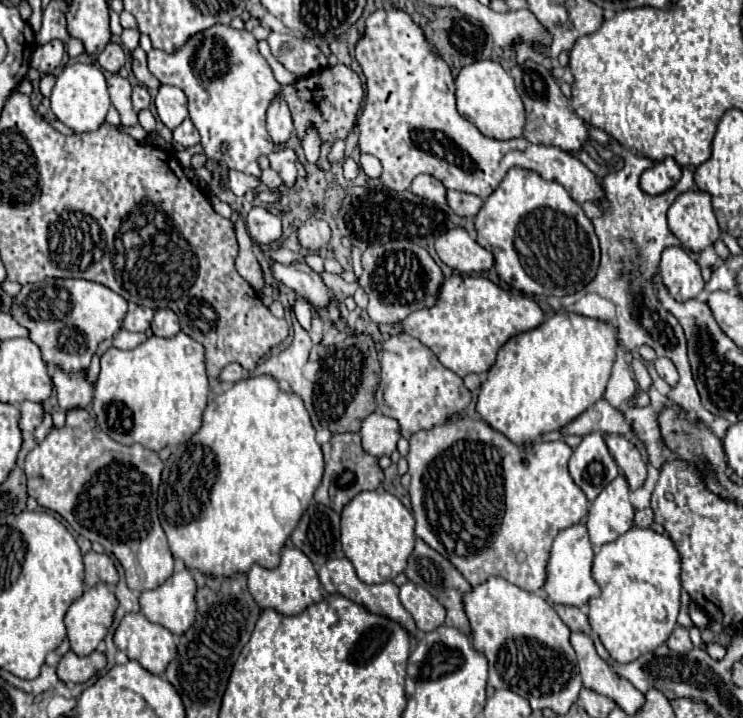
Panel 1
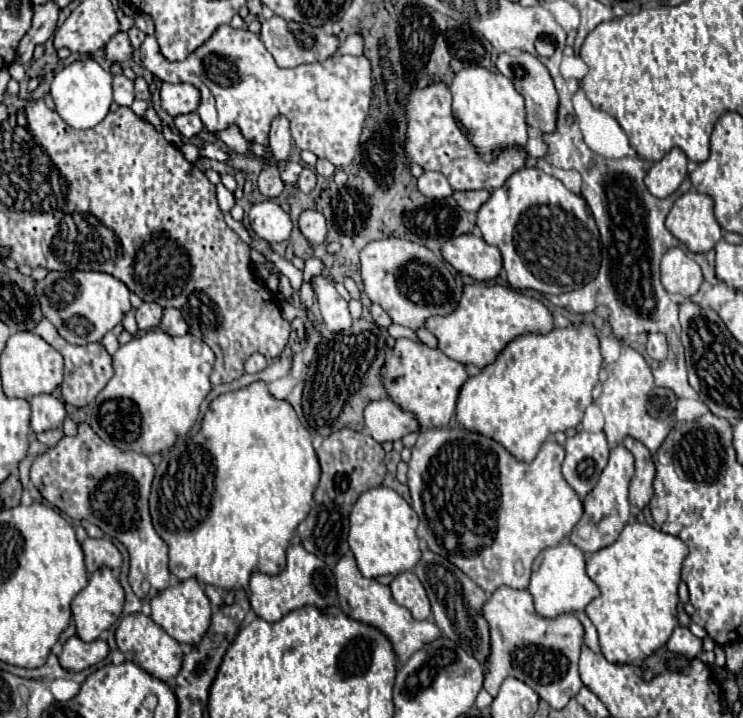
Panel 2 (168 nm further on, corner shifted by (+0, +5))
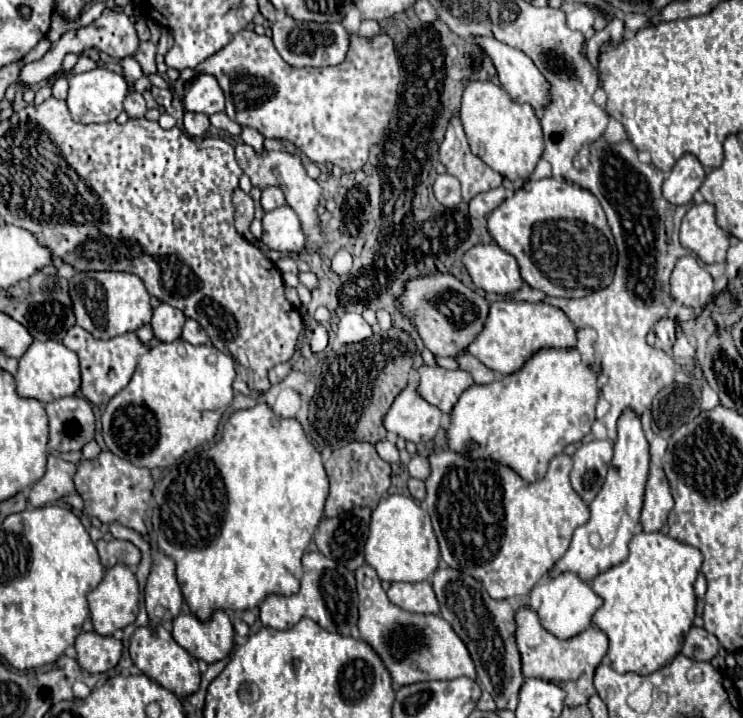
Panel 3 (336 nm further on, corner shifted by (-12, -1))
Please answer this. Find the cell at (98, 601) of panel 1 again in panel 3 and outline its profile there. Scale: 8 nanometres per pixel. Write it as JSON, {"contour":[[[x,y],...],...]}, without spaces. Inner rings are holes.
{"contour":[[[120,563],[108,569],[102,583],[94,591],[88,593],[88,605],[90,605],[94,631],[98,635],[114,635],[114,631],[124,629],[126,625],[134,623],[138,615],[138,599],[140,599],[140,591],[138,591],[134,573],[126,565],[120,565]]]}

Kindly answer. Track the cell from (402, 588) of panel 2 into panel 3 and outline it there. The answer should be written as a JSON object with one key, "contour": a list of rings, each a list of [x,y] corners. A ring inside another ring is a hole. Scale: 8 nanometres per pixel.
{"contour":[[[428,581],[420,583],[392,583],[388,589],[388,597],[398,607],[412,611],[412,613],[430,613],[438,615],[438,601]]]}

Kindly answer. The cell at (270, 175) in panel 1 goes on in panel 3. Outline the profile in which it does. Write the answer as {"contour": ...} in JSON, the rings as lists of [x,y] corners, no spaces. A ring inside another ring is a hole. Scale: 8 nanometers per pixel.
{"contour":[[[266,187],[262,191],[262,201],[260,203],[262,203],[264,211],[272,211],[276,207],[286,205],[286,197],[284,197],[284,193],[282,193],[280,187]]]}

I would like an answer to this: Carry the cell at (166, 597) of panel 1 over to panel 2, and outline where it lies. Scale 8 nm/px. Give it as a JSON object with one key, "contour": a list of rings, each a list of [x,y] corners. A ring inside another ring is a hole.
{"contour":[[[196,579],[180,581],[174,587],[168,587],[166,591],[158,593],[152,601],[152,621],[158,623],[172,639],[178,643],[188,643],[188,645],[198,645],[204,637],[204,633],[210,627],[212,621],[212,607],[208,597],[204,595],[200,583]]]}

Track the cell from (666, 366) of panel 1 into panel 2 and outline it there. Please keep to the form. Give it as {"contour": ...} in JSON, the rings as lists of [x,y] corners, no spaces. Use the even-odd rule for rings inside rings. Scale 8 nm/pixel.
{"contour":[[[648,333],[648,341],[646,341],[646,349],[648,349],[648,355],[662,361],[666,359],[666,353],[668,353],[668,345],[666,345],[666,337],[662,333]]]}

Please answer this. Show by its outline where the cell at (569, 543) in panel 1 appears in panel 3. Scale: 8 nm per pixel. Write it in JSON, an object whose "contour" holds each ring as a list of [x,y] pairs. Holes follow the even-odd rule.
{"contour":[[[566,571],[560,573],[556,577],[544,577],[530,593],[530,601],[528,605],[540,615],[540,621],[544,623],[544,627],[556,635],[558,639],[570,639],[572,635],[578,635],[580,631],[588,629],[592,623],[594,613],[602,607],[604,599],[600,595],[594,593],[594,589],[590,587],[588,581],[580,579],[576,573]]]}

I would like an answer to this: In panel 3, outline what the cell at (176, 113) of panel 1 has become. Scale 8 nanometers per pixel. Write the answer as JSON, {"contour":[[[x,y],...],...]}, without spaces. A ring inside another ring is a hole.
{"contour":[[[200,75],[192,85],[188,85],[182,97],[182,105],[188,113],[204,113],[208,117],[224,111],[224,95],[216,83],[216,77]]]}

